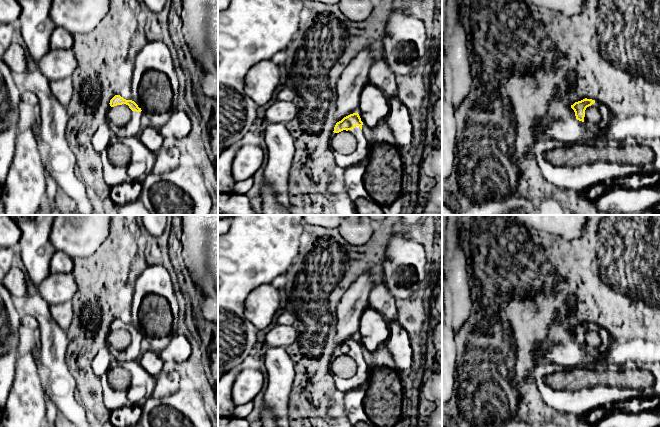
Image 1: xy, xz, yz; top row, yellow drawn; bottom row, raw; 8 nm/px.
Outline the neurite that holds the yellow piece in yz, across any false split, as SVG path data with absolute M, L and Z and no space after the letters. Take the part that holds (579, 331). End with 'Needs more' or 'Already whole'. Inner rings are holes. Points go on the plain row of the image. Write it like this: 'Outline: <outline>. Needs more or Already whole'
Outline: M583 323L571 329L576 343L585 348L585 352L602 363L610 348L614 345L609 333L599 325Z. Needs more

